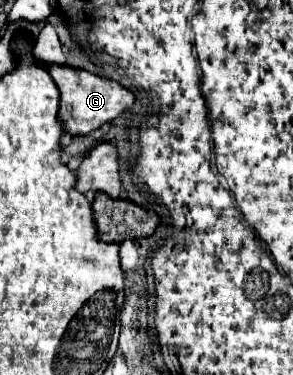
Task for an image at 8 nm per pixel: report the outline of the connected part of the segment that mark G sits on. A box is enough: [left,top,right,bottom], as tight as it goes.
[46,65,134,137]

